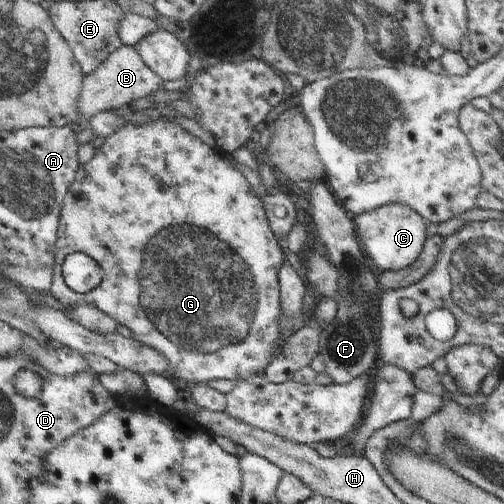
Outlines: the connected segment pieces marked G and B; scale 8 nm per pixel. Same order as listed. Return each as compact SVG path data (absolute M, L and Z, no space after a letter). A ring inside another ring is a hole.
M157 120L145 122L145 124L133 124L124 122L124 126L112 136L105 138L102 146L97 150L95 156L85 165L80 166L77 172L77 181L64 201L62 222L60 225L60 240L56 245L56 260L54 263L54 278L50 292L52 296L63 305L63 310L70 314L73 305L92 305L105 315L112 317L119 325L124 325L133 332L133 339L140 341L144 346L157 350L169 362L172 378L193 382L197 385L211 382L211 380L235 380L254 377L271 365L271 362L281 355L285 346L286 334L282 327L284 308L280 298L280 271L285 267L286 258L292 260L290 252L281 244L276 236L268 218L268 210L265 202L257 194L244 172L237 170L225 154L216 145L211 148L179 124L171 120ZM74 253L84 253L91 256L103 270L101 285L92 292L82 294L74 292L64 280L63 266L66 259Z
M121 46L115 53L112 53L93 73L84 79L84 86L80 95L78 114L79 120L91 120L98 113L109 110L117 110L121 106L131 106L137 100L151 96L164 88L163 81L151 68L148 68L133 47Z

